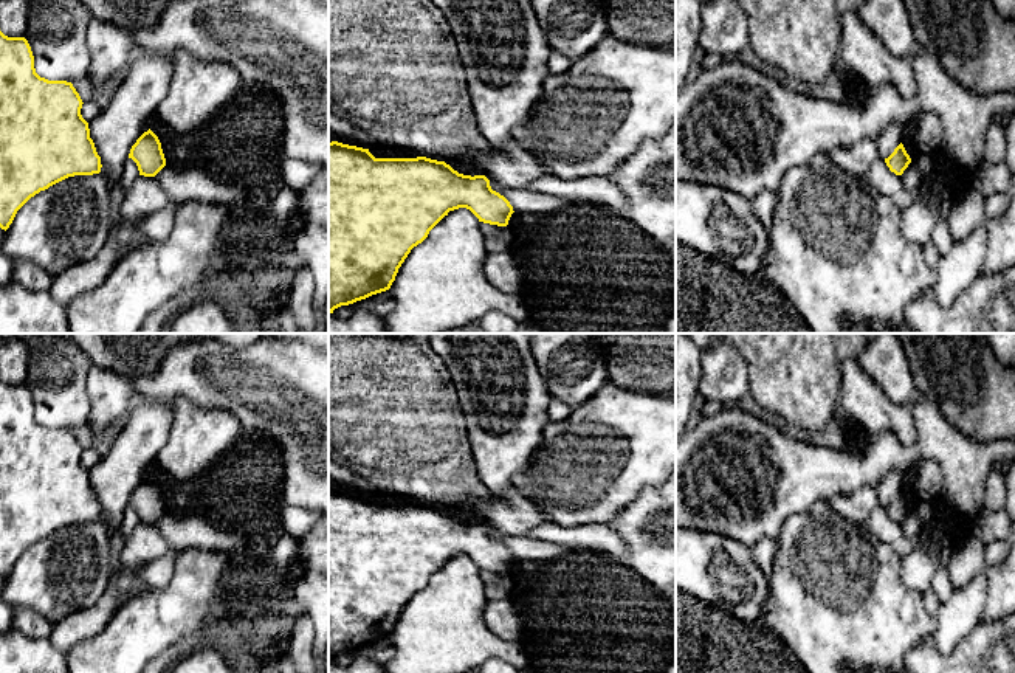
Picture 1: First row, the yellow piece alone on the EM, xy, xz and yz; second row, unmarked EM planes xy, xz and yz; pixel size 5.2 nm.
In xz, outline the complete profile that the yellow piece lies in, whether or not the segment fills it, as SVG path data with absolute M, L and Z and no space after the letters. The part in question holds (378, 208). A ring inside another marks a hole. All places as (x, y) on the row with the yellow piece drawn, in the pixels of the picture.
M329 143L329 315L341 305L389 290L411 250L421 243L449 211L459 208L470 209L479 222L497 226L507 226L514 212L510 202L491 189L485 175L463 175L445 161L426 157L375 158L369 149Z

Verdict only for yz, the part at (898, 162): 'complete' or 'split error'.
complete

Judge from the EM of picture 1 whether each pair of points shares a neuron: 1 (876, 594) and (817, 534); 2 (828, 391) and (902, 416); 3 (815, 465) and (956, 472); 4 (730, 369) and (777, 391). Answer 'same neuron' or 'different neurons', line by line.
1: same neuron
2: different neurons
3: same neuron
4: different neurons

